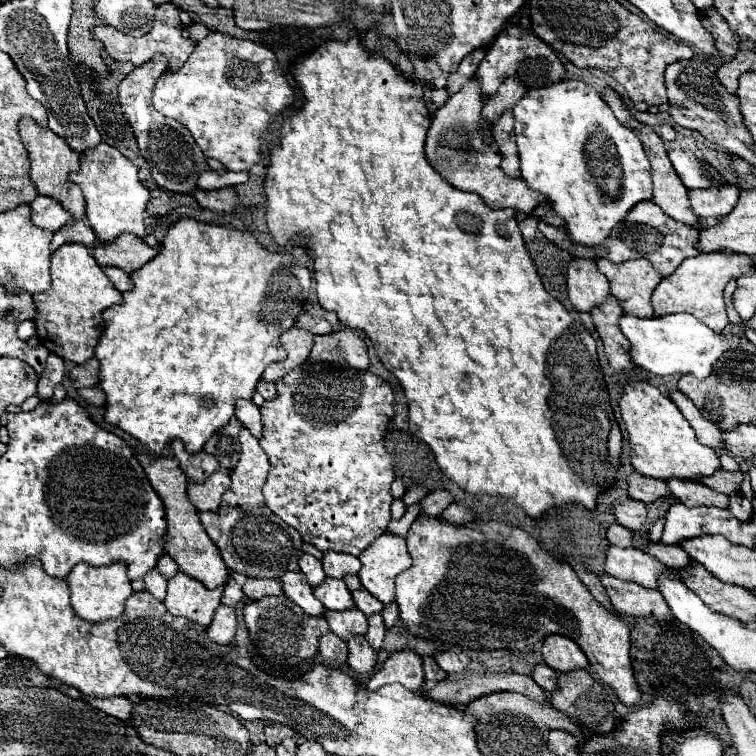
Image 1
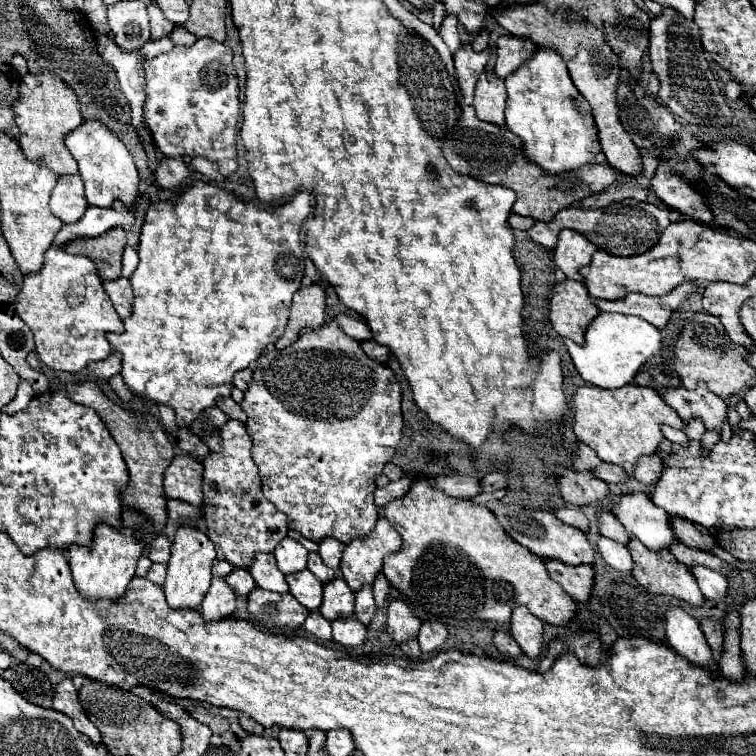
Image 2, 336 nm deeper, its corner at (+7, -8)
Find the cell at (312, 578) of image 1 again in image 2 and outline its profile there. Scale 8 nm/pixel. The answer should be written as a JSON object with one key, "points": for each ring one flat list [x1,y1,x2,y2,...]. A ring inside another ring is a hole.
{"points":[[283,538,277,550,273,552,273,556,277,560,277,568,283,574,293,574,293,572,301,572,307,568,309,552,299,542,291,538]]}

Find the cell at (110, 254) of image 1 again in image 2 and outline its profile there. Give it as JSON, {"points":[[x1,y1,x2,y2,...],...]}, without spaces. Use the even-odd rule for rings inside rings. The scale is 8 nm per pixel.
{"points":[[113,228,99,238,93,240,75,240,73,244,67,244,65,250,69,254,81,254,89,256,95,266,101,280,117,280,121,276,121,254,125,248,125,232,123,228]]}

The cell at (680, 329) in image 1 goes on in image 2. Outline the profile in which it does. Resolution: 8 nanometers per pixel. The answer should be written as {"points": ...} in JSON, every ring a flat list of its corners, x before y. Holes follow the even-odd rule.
{"points":[[601,312,589,324,585,332,585,346,577,346,571,340,565,340,565,344,583,380,593,386,611,390,629,384,635,378,635,374,663,350,663,338,659,328,653,328,653,324,649,324,639,316,613,314,613,312]]}

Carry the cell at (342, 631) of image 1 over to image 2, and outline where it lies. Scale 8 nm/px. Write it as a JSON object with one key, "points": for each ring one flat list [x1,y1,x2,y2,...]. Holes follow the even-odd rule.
{"points":[[343,578,331,580,327,586,323,586,323,604,319,612,325,620,335,622,337,618,347,618,353,614,355,606,355,594,345,584]]}

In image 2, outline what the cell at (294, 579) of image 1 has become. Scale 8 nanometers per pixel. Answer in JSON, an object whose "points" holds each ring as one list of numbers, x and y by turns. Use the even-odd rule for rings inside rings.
{"points":[[259,552,255,556,255,562,249,568,249,572,253,574,259,588,269,590,269,592,277,592,277,594,287,594,289,592,289,584,285,580,285,574,275,566,273,554]]}

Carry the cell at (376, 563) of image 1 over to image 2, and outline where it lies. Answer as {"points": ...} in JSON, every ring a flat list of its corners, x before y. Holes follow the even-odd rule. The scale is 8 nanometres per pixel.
{"points":[[381,516,369,538,353,540,345,546,341,558,341,574,353,592,371,586,383,568,385,556,399,552,403,540,399,532]]}

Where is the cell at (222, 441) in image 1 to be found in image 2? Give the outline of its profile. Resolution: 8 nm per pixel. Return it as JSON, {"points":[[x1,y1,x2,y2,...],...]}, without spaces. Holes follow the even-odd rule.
{"points":[[215,406,215,408,207,408,205,412,201,412,201,416,197,416,197,420,189,426,189,430,199,436,211,452,219,452,221,450,221,428,223,424,227,424,229,418]]}

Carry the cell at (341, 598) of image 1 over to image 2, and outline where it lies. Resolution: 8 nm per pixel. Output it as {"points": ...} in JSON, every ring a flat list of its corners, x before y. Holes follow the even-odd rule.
{"points":[[309,570,305,572,295,572,293,576,287,576,289,592,307,608,307,610,319,610,323,602,323,584,313,576]]}

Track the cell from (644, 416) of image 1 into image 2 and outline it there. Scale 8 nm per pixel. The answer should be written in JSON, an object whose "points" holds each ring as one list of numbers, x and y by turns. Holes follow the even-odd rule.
{"points":[[627,384,617,390,605,390,599,386,579,386,575,396,575,436,591,446,603,462,633,468,639,458,651,456,665,440,661,426,669,424,677,430,685,430,685,422,665,404,665,400,651,388]]}

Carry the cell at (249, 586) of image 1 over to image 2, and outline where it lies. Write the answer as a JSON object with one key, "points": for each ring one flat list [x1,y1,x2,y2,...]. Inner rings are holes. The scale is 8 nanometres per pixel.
{"points":[[241,568,233,570,225,580,241,596,247,596,247,594,251,594,257,588,257,584,255,584,253,576,249,574,249,570,241,570]]}

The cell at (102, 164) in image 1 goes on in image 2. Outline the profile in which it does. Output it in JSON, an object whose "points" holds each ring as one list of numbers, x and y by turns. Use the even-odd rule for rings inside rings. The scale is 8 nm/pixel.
{"points":[[95,120,85,122,65,138,65,146,79,164,79,174,85,184,85,198,89,206,111,208,115,200,121,200,125,208,131,208,137,202,139,174,135,162,125,144,121,144,121,140,117,140,109,128,97,124]]}

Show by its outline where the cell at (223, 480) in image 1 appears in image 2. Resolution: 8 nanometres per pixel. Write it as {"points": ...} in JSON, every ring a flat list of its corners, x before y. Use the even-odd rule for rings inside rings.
{"points":[[175,456,165,472,167,498,193,506,203,504,203,464,191,456]]}

